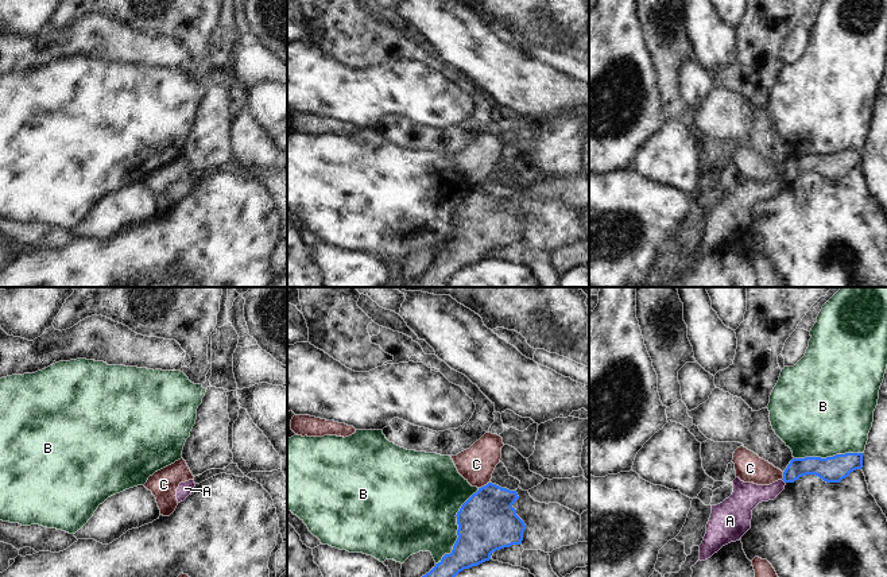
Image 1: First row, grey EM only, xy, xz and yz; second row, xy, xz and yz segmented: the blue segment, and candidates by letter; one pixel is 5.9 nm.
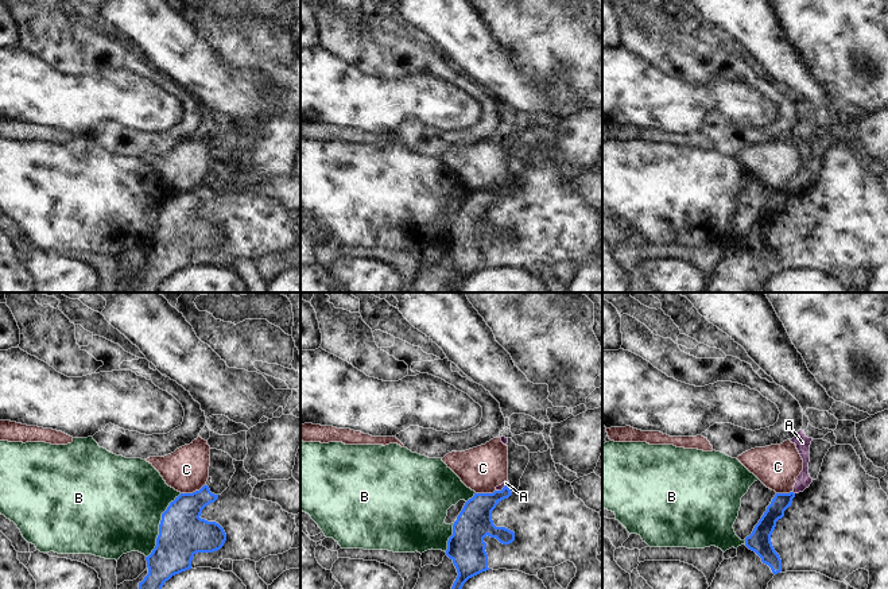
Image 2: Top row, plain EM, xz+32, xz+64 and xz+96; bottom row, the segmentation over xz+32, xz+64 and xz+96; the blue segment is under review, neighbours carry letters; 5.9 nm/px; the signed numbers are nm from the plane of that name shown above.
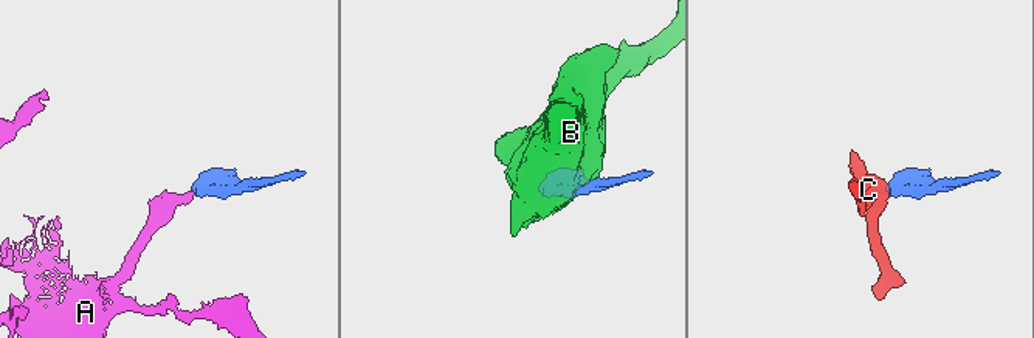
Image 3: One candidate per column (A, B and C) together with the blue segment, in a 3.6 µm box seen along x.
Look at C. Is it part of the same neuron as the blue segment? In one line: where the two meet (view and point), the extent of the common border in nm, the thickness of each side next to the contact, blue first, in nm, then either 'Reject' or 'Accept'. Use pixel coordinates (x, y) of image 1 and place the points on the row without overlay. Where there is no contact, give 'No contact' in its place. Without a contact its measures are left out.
Touches blue at xz (484, 184). Shared border 80 nm. Thickness 360 nm (blue) against 220 nm. Reject.

